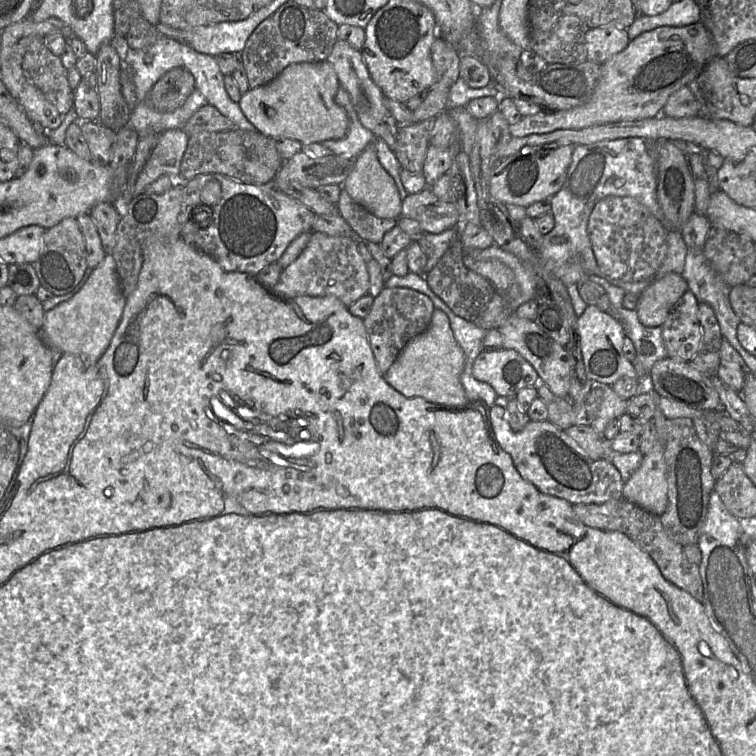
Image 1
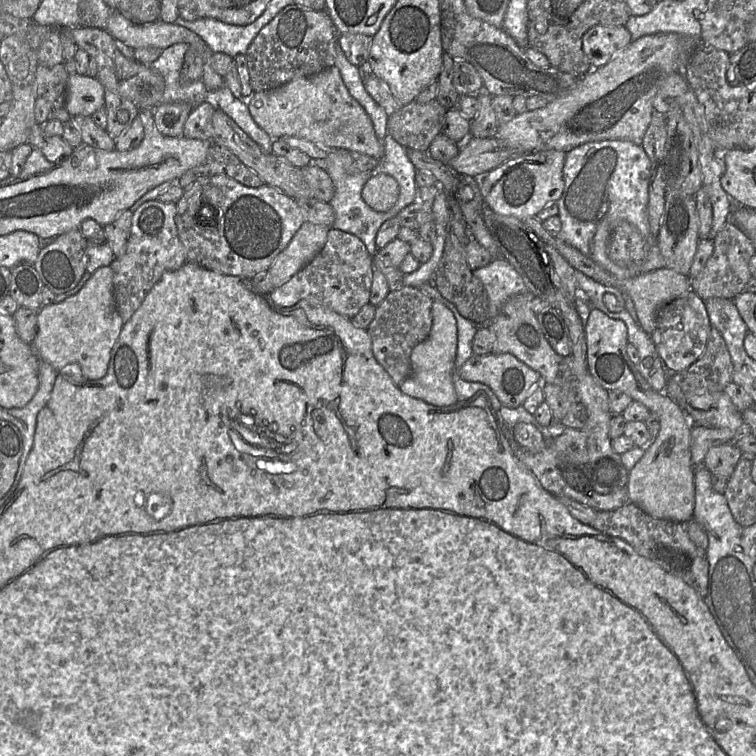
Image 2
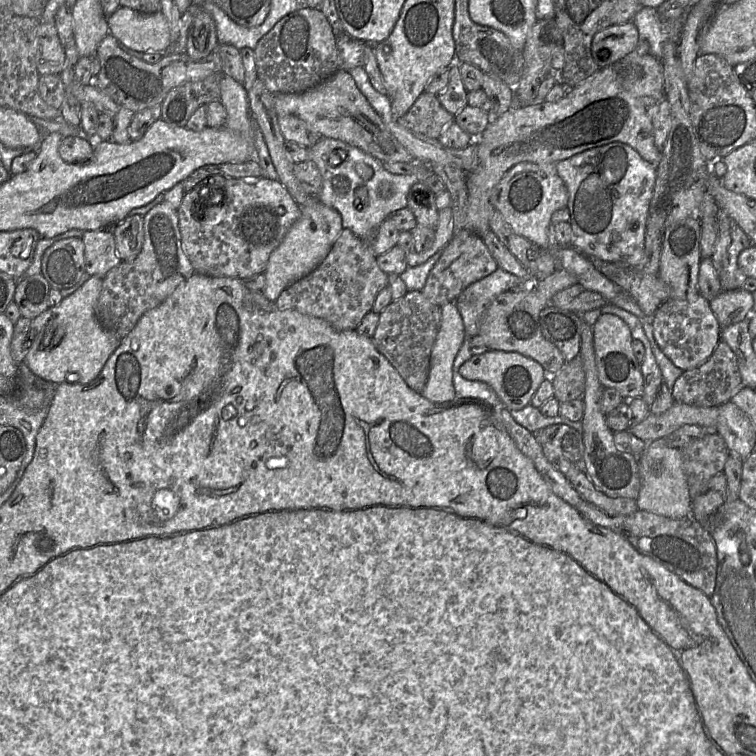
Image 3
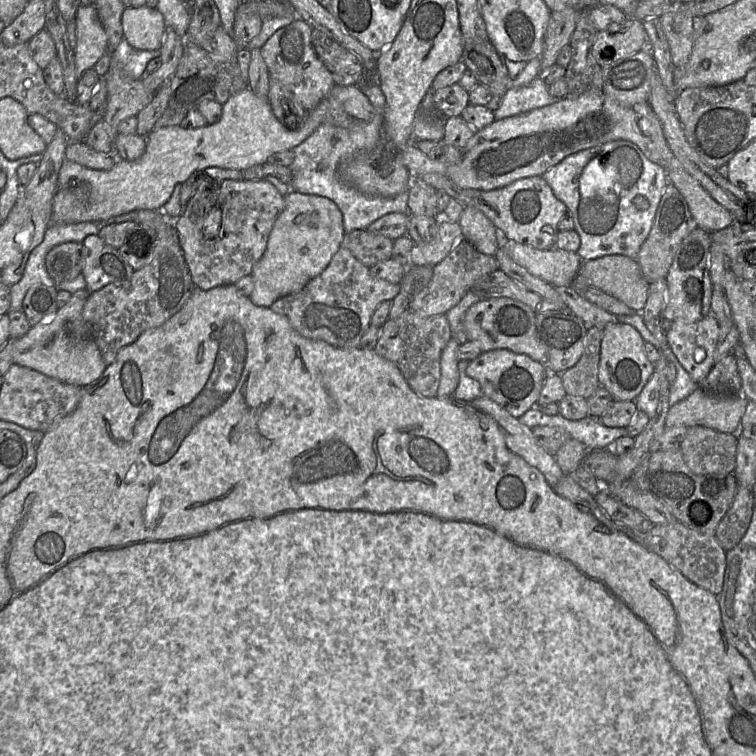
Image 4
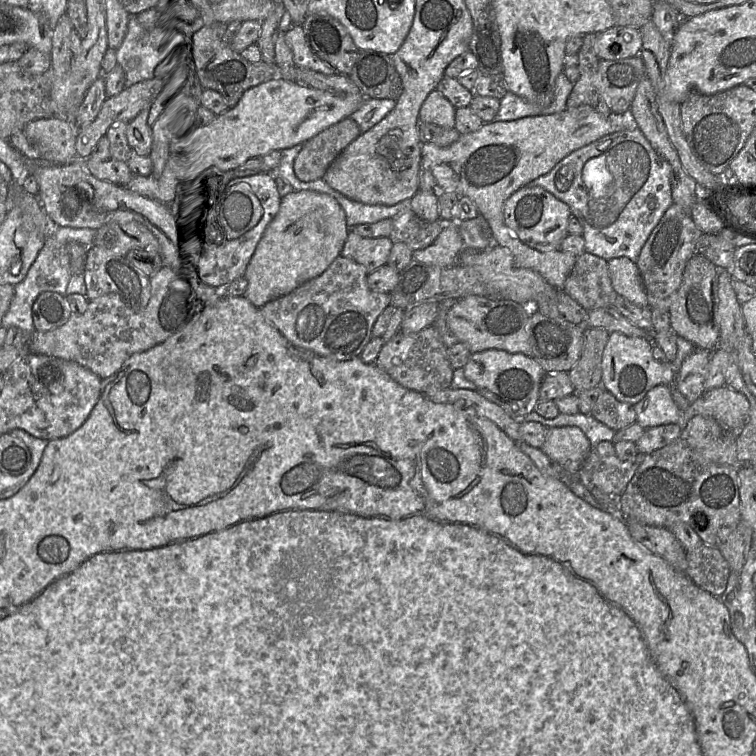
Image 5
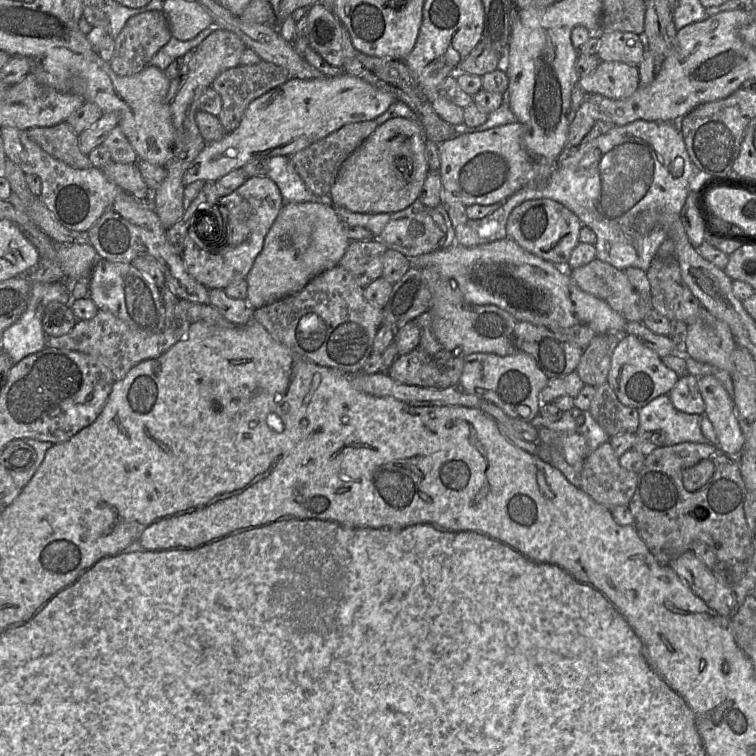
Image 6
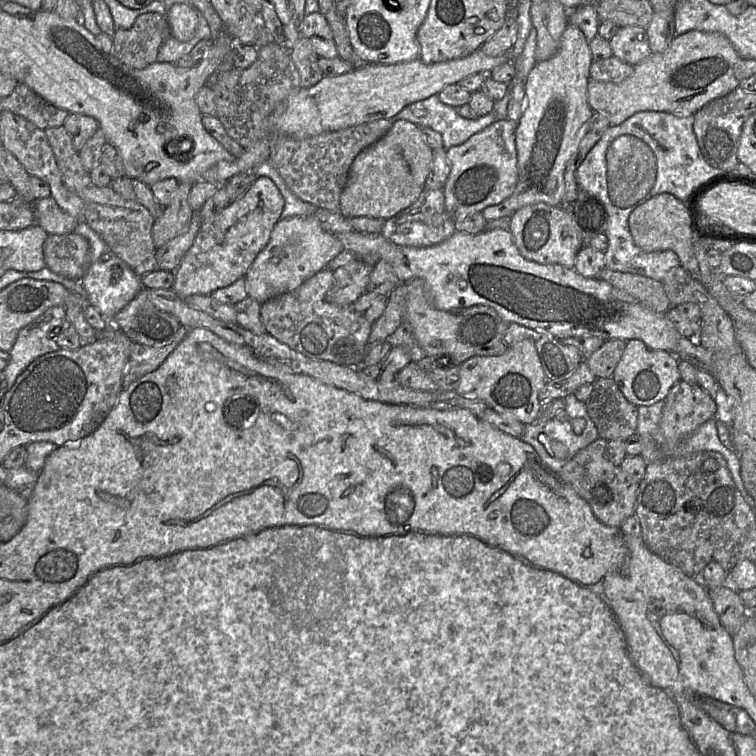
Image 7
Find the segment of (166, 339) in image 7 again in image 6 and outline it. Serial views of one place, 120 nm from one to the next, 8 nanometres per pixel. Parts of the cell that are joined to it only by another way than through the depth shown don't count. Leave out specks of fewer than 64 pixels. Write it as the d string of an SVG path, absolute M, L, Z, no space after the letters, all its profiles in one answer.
M100 259L90 274L88 294L99 310L112 313L137 332L151 335L164 330L165 308L161 289L149 275L131 263Z

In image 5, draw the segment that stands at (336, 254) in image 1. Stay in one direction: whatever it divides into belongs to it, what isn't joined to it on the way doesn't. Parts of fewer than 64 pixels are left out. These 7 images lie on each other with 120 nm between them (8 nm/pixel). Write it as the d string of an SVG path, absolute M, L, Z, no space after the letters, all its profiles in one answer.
M340 255L320 276L302 284L289 294L269 301L260 311L265 320L293 345L320 356L350 360L361 355L373 337L372 328L378 316L391 305L391 295L372 291L367 278L368 274L362 265Z

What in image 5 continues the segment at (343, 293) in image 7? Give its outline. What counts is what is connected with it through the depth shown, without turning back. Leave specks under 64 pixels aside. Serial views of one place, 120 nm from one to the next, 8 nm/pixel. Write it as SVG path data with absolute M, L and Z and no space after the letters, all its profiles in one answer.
M349 231L340 255L362 265L369 275L387 264L393 244L386 237L364 238L353 231Z

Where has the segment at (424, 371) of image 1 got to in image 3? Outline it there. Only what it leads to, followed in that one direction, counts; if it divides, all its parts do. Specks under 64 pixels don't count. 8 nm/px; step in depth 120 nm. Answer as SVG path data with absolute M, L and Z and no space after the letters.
M455 302L441 306L441 324L430 355L427 383L421 395L434 403L455 398L453 363L464 341L465 329Z

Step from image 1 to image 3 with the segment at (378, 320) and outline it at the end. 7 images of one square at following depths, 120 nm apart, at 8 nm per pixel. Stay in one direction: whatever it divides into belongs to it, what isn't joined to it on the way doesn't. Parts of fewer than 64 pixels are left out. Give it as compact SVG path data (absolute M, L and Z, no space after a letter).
M407 291L400 299L392 301L379 314L379 322L372 341L379 353L385 356L405 383L415 392L421 393L429 375L430 355L441 324L441 306L432 303L422 291Z

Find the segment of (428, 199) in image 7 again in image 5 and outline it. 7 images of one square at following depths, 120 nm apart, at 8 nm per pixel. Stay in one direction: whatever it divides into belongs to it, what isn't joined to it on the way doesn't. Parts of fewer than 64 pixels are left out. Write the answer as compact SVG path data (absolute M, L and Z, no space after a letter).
M410 207L391 219L393 219L393 228L389 239L393 243L405 243L413 252L430 246L446 224L442 219L434 222L422 220Z

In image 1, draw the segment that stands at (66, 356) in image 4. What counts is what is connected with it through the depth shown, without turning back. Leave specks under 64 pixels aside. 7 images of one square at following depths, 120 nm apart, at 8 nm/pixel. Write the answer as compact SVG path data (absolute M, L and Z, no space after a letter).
M110 252L110 253L107 253L103 261L95 269L93 269L91 276L89 277L87 282L84 284L84 286L78 293L76 293L71 299L60 303L53 309L49 311L45 311L43 326L42 326L42 329L40 329L42 338L44 339L46 345L49 347L50 352L52 352L51 347L56 347L61 351L61 353L77 354L77 355L80 355L82 358L84 358L88 363L95 363L102 356L102 354L105 352L105 350L109 346L111 339L117 329L117 326L122 318L125 305L126 305L126 296L124 295L121 288L115 259L113 258L112 253Z

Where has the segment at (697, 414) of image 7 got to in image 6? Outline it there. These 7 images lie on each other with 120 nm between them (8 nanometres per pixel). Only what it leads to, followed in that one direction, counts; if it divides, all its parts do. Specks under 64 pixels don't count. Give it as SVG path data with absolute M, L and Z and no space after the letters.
M689 373L679 377L668 395L677 410L704 415L705 403L698 388L698 377Z

